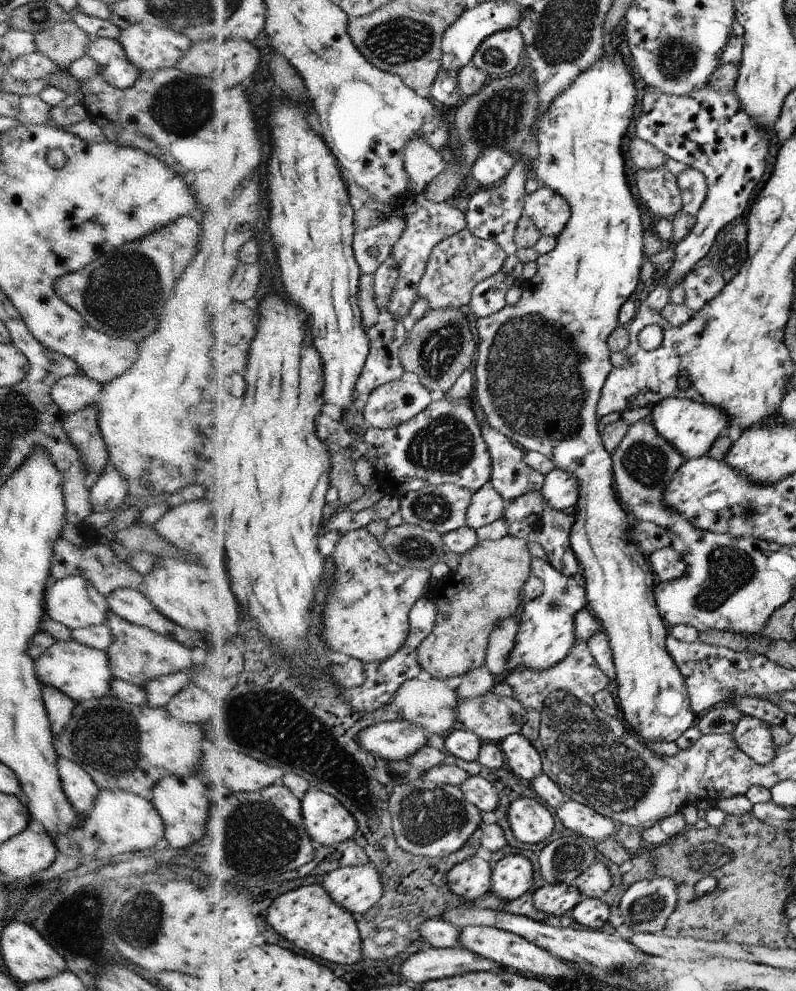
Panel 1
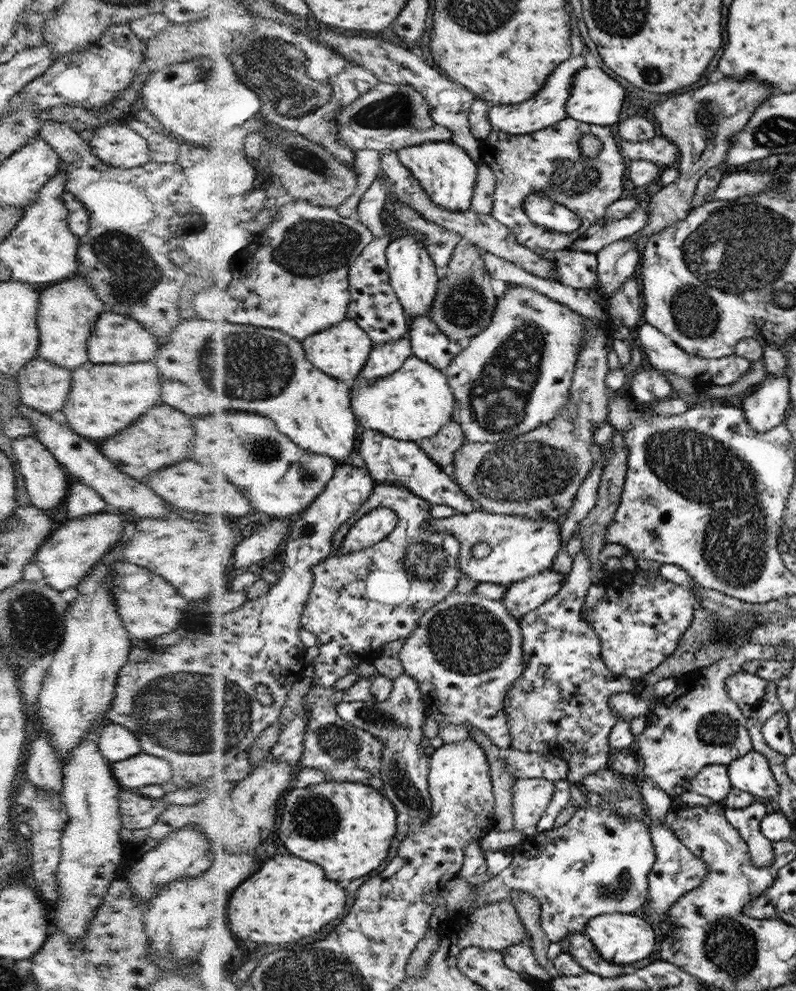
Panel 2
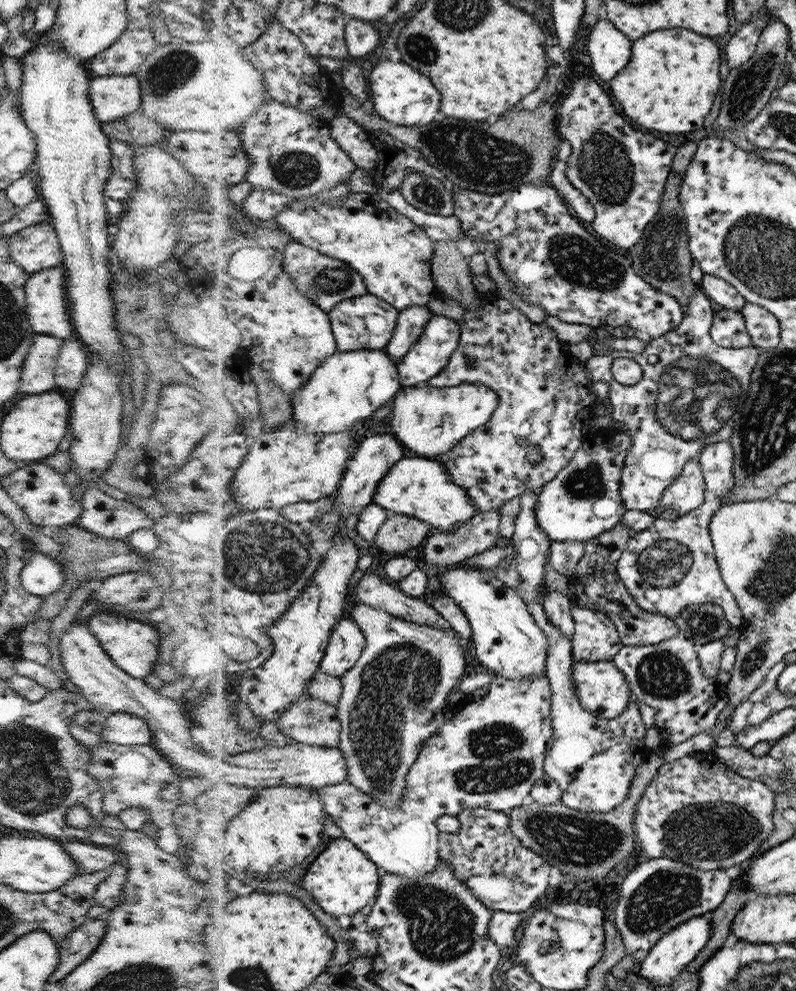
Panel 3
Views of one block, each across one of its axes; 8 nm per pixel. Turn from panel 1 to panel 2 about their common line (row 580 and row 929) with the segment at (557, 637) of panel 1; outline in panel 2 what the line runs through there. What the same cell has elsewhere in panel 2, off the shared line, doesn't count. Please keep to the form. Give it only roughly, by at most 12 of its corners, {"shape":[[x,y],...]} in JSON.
{"shape":[[582,806],[472,884],[541,904],[550,943],[648,898],[646,820]]}

